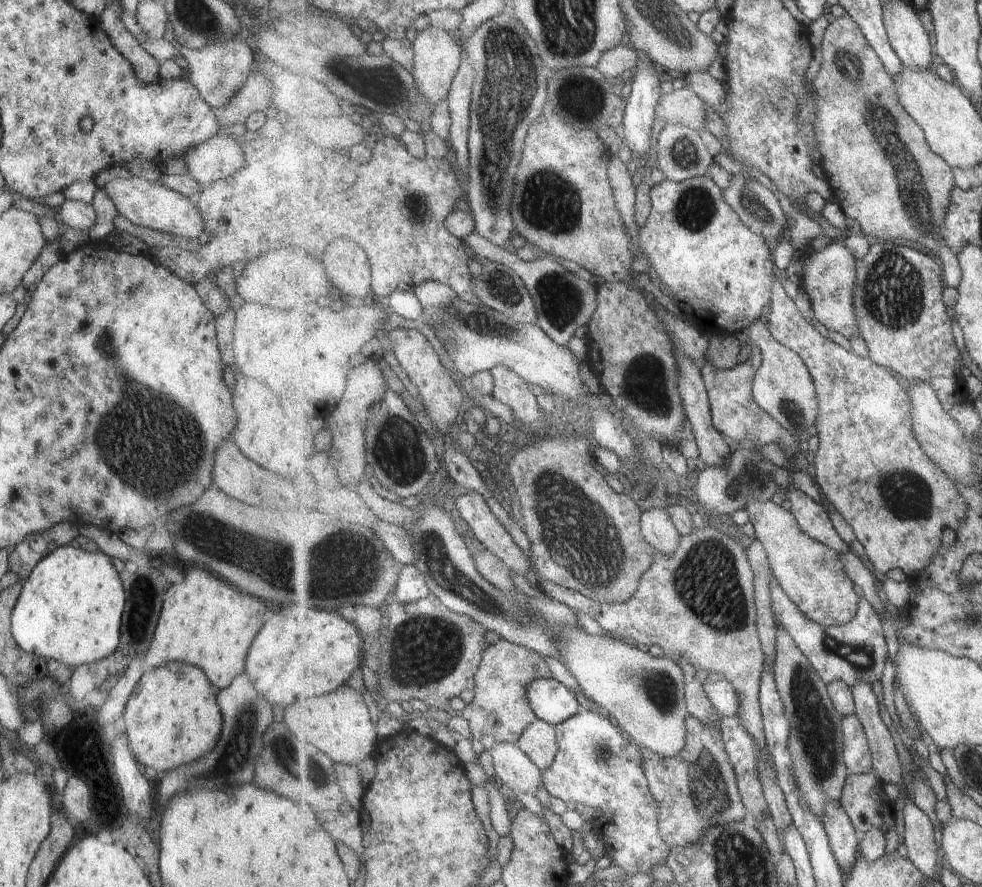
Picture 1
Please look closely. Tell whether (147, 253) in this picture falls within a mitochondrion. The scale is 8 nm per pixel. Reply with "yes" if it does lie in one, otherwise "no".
no

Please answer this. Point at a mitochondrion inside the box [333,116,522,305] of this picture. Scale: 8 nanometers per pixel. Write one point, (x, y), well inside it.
(417, 211)

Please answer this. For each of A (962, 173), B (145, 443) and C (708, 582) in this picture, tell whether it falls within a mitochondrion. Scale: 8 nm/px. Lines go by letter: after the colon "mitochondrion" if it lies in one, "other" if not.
A: other
B: mitochondrion
C: mitochondrion

